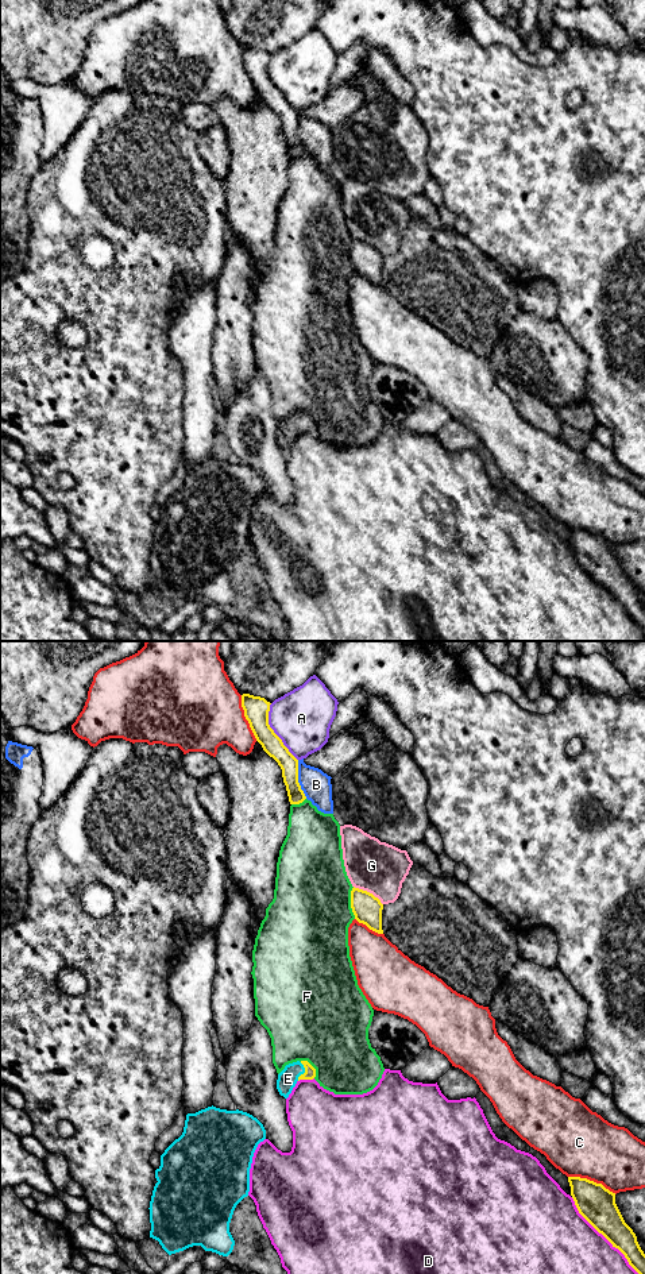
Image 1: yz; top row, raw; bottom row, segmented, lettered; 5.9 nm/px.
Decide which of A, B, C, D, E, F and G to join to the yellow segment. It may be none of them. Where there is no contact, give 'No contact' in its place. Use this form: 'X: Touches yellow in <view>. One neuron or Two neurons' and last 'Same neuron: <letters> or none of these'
A: Touches yellow in yz. Two neurons
B: Touches yellow in yz. Two neurons
C: Touches yellow in yz. Two neurons
D: Touches yellow in yz. Two neurons
E: Touches yellow in yz. One neuron
F: Touches yellow in yz. Two neurons
G: Touches yellow in yz. Two neurons
Same neuron: E

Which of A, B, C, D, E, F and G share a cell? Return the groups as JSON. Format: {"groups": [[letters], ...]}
{"groups": [["A"], ["B"], ["C"], ["D"], ["E"], ["F"], ["G"]]}

